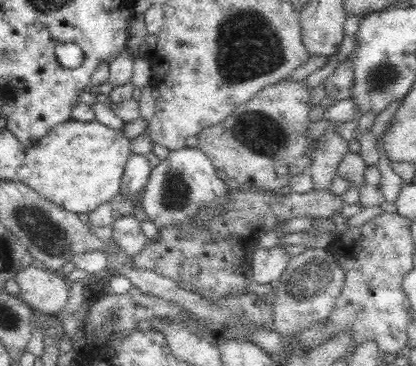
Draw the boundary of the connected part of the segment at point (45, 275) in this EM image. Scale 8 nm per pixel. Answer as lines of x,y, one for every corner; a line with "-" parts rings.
28,265
19,270
14,279
19,286
18,297
36,313
46,313
54,319
65,308
70,288
65,275

